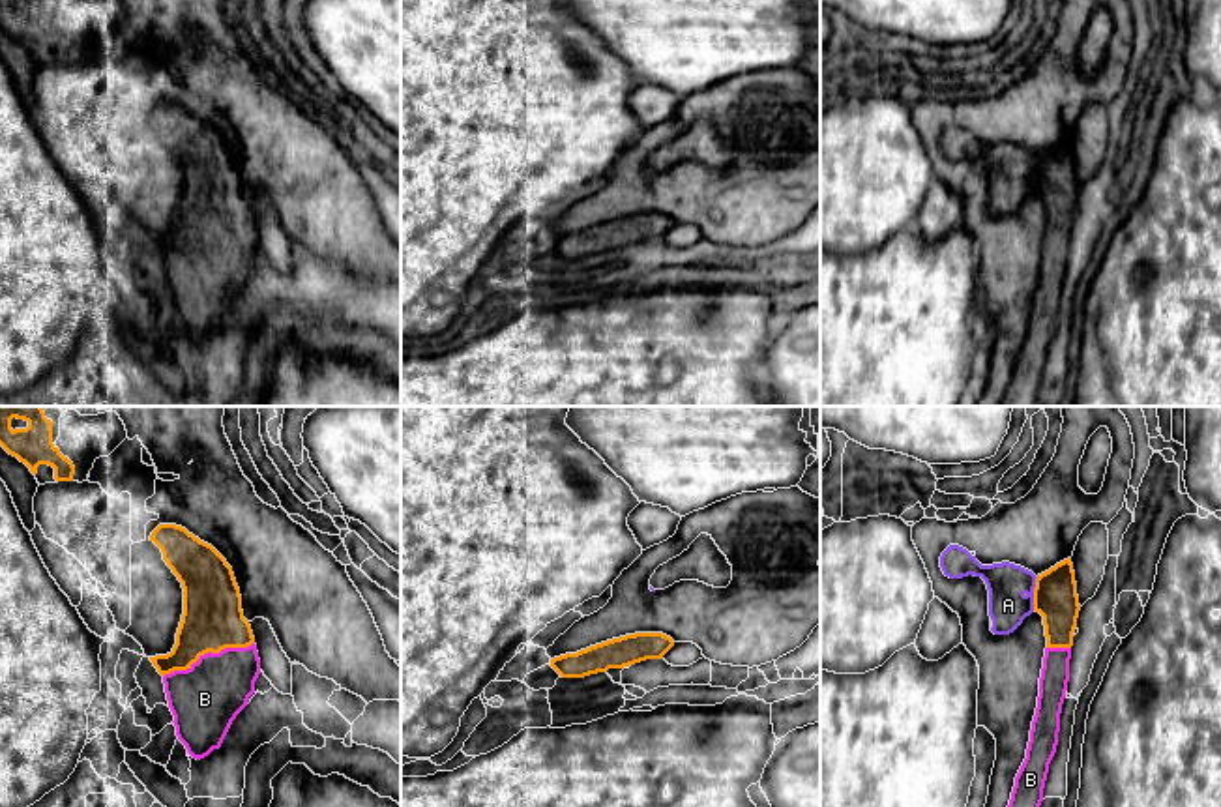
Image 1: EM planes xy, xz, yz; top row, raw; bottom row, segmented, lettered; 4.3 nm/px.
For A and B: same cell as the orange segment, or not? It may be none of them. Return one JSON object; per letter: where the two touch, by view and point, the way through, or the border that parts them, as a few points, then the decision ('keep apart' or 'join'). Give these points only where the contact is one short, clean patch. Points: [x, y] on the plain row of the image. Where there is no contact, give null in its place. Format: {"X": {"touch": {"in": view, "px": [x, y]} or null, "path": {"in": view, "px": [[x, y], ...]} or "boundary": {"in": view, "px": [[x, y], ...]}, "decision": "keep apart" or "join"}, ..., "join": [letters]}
{"A": {"touch": {"in": "yz", "px": [1034, 175]}, "path": {"in": "yz", "px": [[1055, 176], [1034, 175], [1017, 176], [1008, 186]]}, "decision": "join"}, "B": {"touch": {"in": "xy", "px": [208, 231]}, "path": {"in": "xy", "px": [[212, 201], [208, 231], [205, 279]]}, "decision": "join"}, "join": ["A", "B"]}

